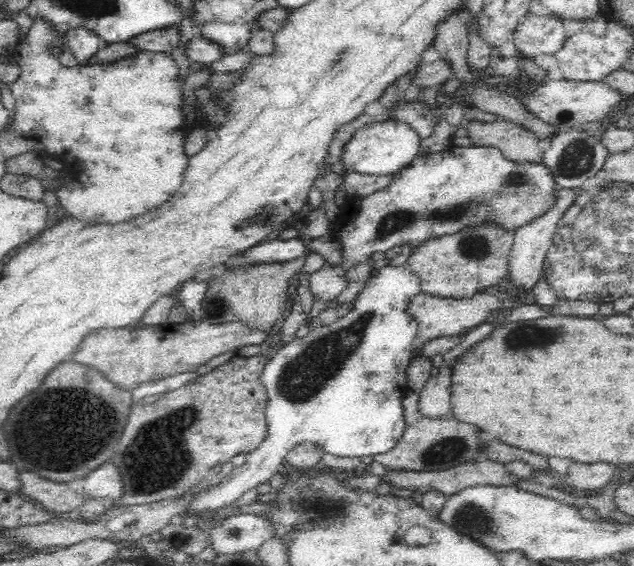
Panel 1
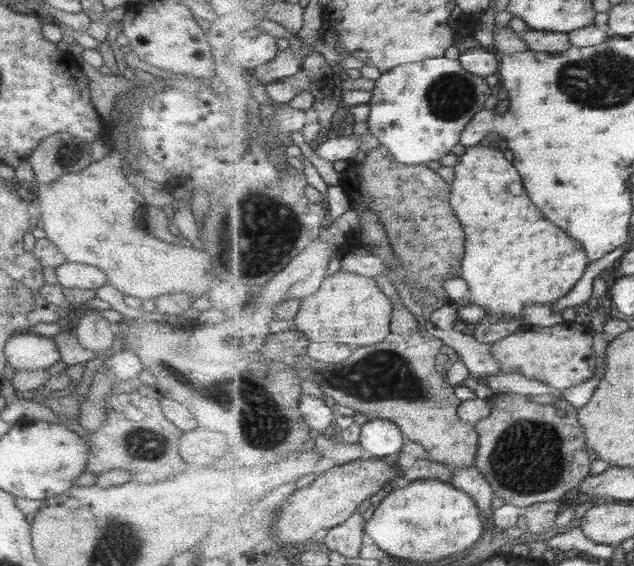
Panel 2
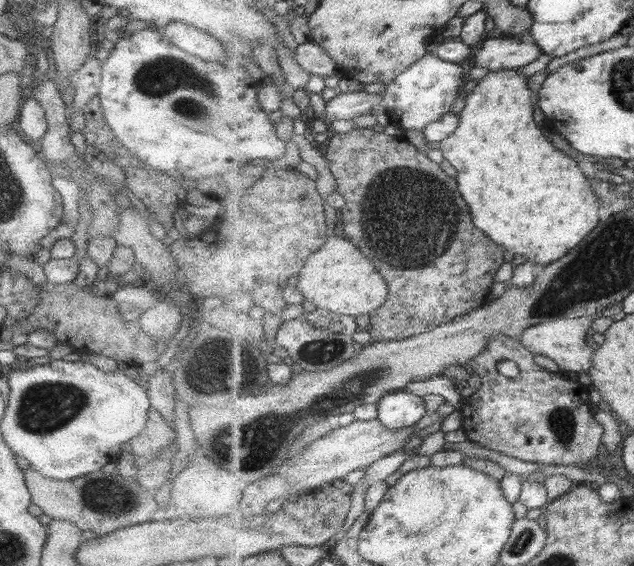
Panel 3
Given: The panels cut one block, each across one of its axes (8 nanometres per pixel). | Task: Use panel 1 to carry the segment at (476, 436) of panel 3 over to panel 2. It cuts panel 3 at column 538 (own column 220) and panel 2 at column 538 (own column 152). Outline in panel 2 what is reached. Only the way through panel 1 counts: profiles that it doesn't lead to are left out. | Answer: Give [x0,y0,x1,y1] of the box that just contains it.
[475,393,599,508]

